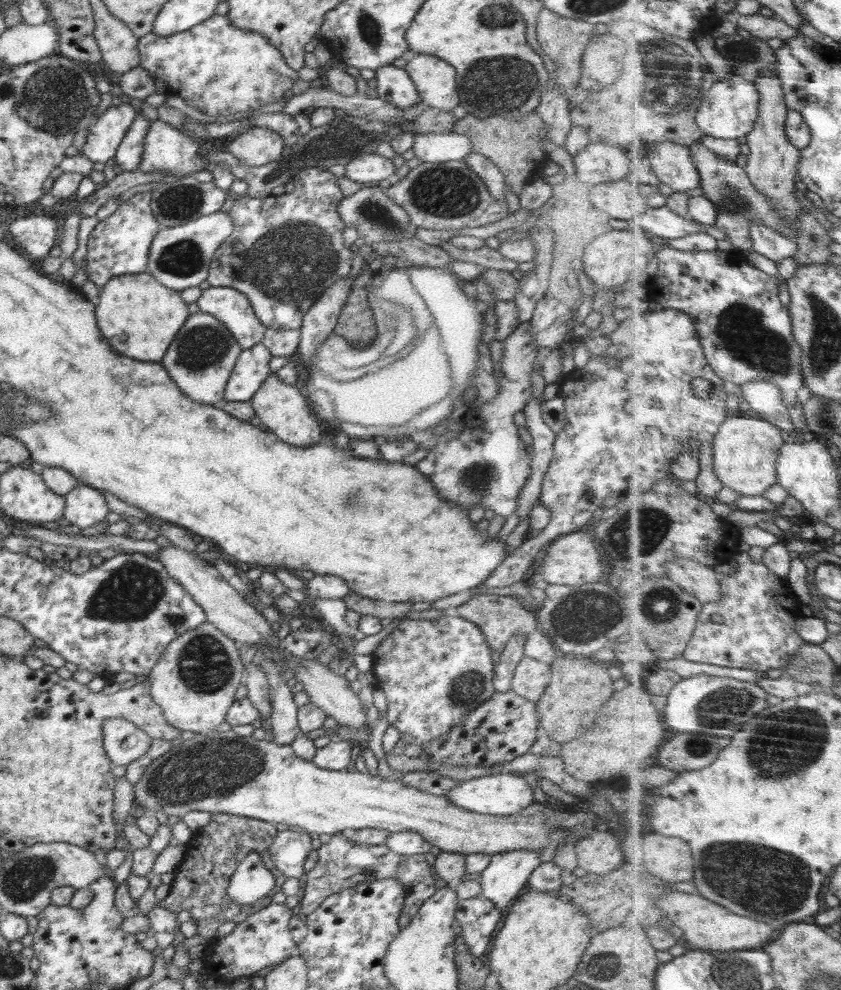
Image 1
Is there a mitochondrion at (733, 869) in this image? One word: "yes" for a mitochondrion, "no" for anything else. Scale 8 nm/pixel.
yes

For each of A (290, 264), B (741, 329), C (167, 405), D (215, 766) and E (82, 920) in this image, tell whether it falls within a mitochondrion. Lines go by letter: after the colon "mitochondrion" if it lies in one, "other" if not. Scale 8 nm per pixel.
A: mitochondrion
B: mitochondrion
C: other
D: mitochondrion
E: other

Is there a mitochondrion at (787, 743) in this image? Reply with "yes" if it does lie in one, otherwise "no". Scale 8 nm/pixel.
yes

